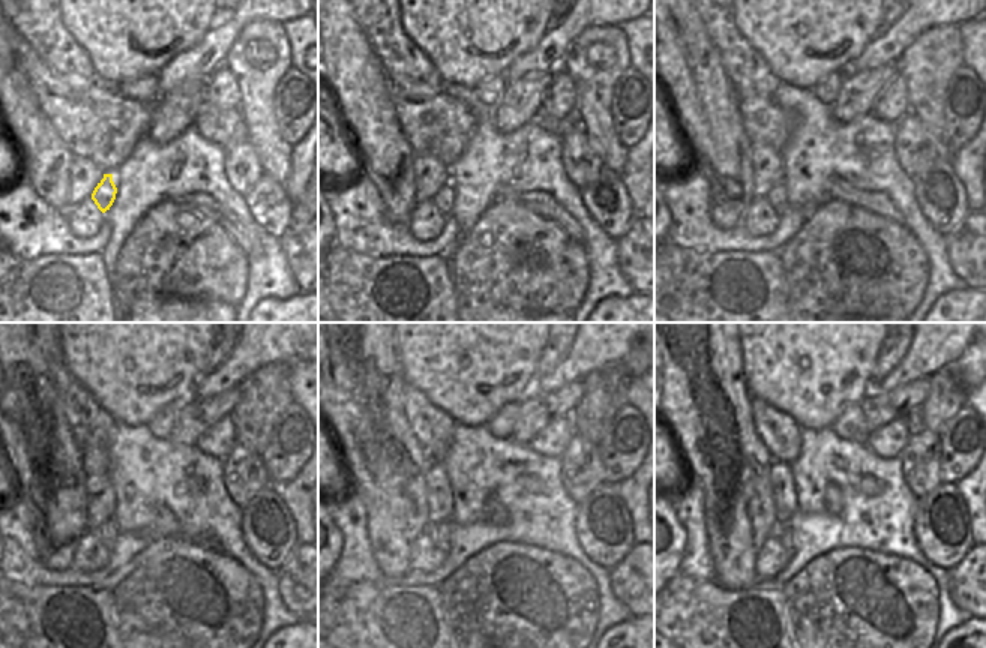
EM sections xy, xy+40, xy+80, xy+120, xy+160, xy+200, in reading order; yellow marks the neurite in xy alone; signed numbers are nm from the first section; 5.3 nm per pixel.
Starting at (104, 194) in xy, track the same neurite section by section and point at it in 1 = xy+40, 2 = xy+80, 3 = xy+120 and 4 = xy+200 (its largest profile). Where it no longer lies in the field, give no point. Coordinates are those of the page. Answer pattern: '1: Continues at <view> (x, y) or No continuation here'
1: Continues at xy+40 (443, 198)
2: Continues at xy+80 (778, 197)
3: Continues at xy+120 (107, 533)
4: Continues at xy+200 (781, 530)

